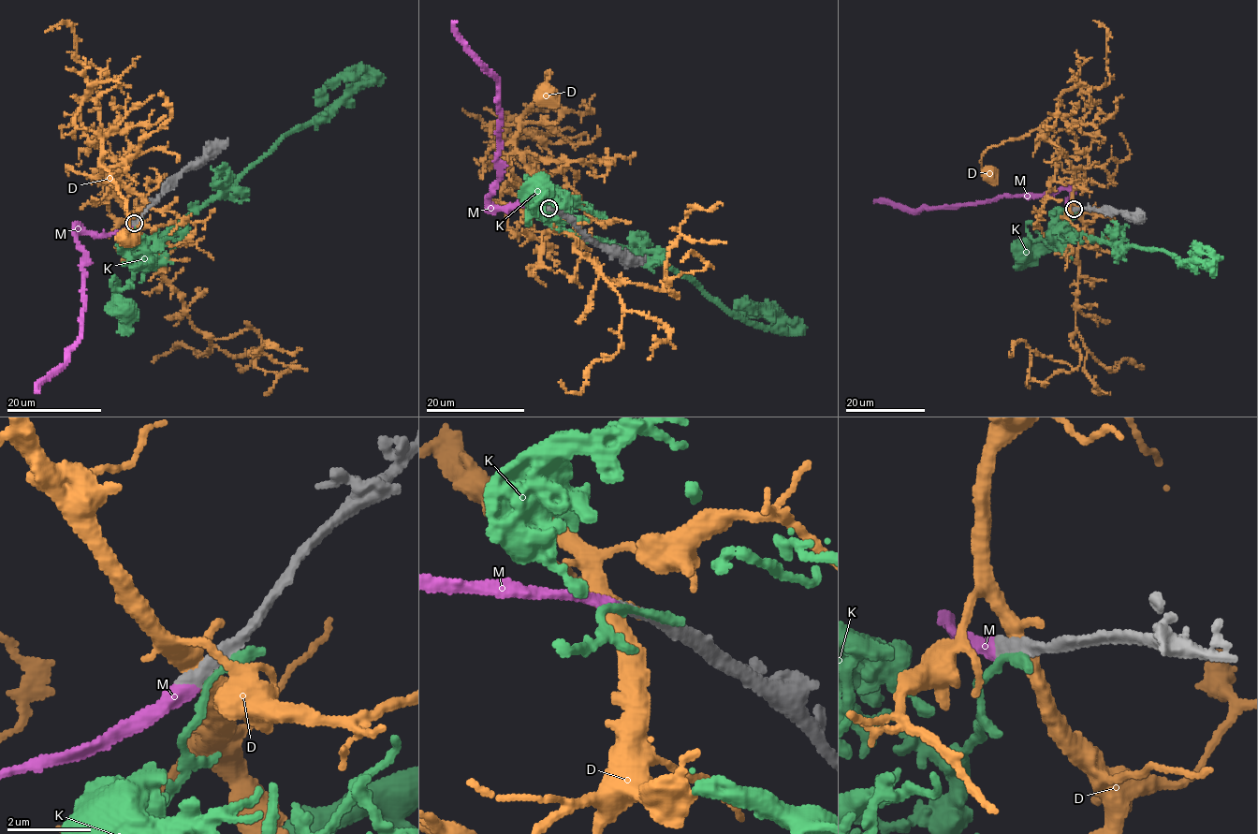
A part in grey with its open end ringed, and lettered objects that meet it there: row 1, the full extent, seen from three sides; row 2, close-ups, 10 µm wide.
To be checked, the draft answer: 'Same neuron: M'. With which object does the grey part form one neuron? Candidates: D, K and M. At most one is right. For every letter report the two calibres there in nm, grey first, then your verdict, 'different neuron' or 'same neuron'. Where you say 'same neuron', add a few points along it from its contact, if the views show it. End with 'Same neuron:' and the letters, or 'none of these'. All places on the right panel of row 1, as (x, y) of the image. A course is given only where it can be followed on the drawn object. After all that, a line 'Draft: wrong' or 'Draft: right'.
D: calibres 360 and 360 nm; different neuron
K: calibres 360 and 280 nm; different neuron
M: calibres 300 and 280 nm; same neuron; course (1074, 210), (1068, 204), (1071, 193), (1058, 190), (912, 211), (873, 201)
Same neuron: M
Draft: right

